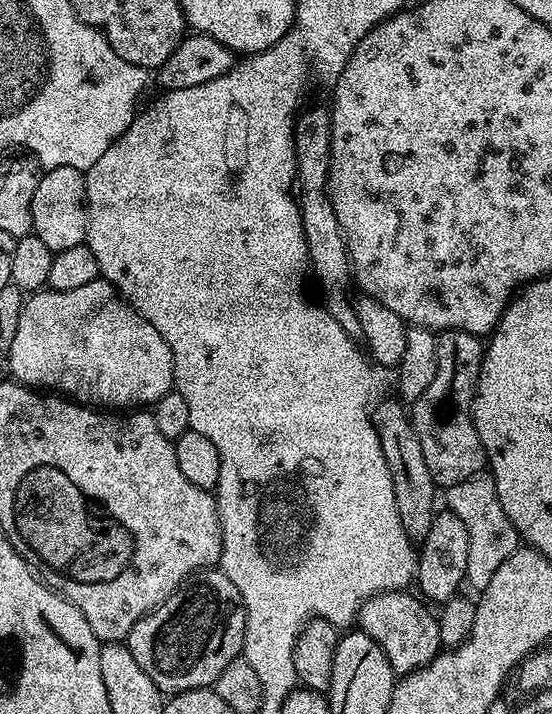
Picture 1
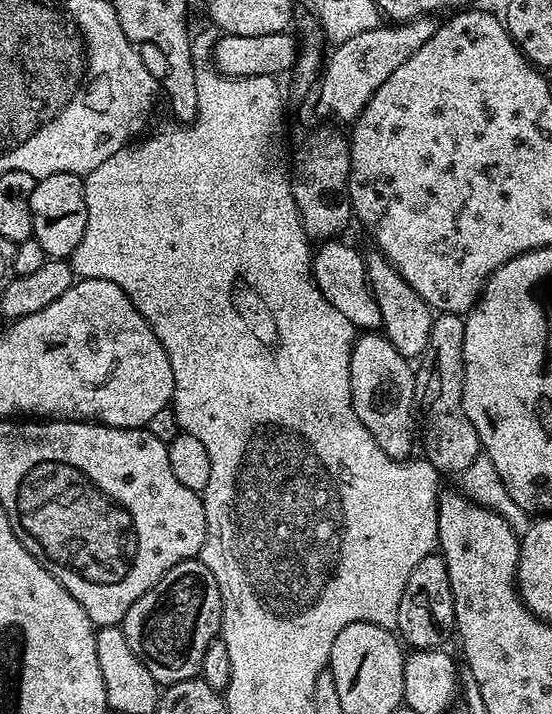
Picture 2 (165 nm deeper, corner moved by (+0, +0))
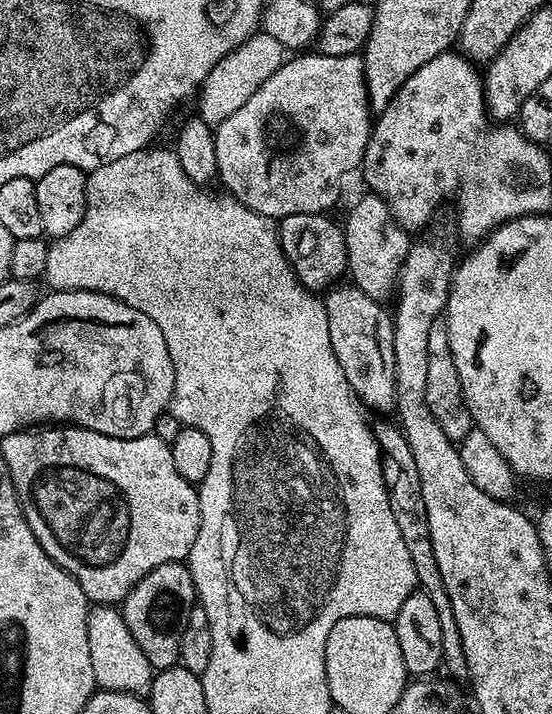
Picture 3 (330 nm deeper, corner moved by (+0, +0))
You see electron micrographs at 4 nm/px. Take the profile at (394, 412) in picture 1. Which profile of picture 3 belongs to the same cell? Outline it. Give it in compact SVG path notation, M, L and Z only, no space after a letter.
M340 282L323 293L330 355L338 358L342 374L352 387L351 395L365 409L373 408L376 414L388 414L396 407L396 379L394 378L393 317L381 301L363 293L356 283Z

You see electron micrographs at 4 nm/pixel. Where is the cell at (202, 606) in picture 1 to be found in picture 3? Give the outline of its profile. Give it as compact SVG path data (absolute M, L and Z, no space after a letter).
M177 562L158 566L130 590L130 594L122 601L122 611L126 626L130 626L130 634L134 634L134 642L142 646L142 654L150 658L153 669L173 667L179 661L182 646L182 630L188 621L190 610L197 607L196 583L187 563Z

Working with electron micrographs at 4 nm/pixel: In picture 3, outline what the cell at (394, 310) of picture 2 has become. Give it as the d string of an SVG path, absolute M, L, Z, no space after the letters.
M367 194L360 196L352 204L348 217L342 220L344 241L346 242L346 258L348 272L353 283L370 298L385 301L395 291L401 266L406 262L406 254L410 247L409 229L402 227L392 217L392 211L381 196Z

